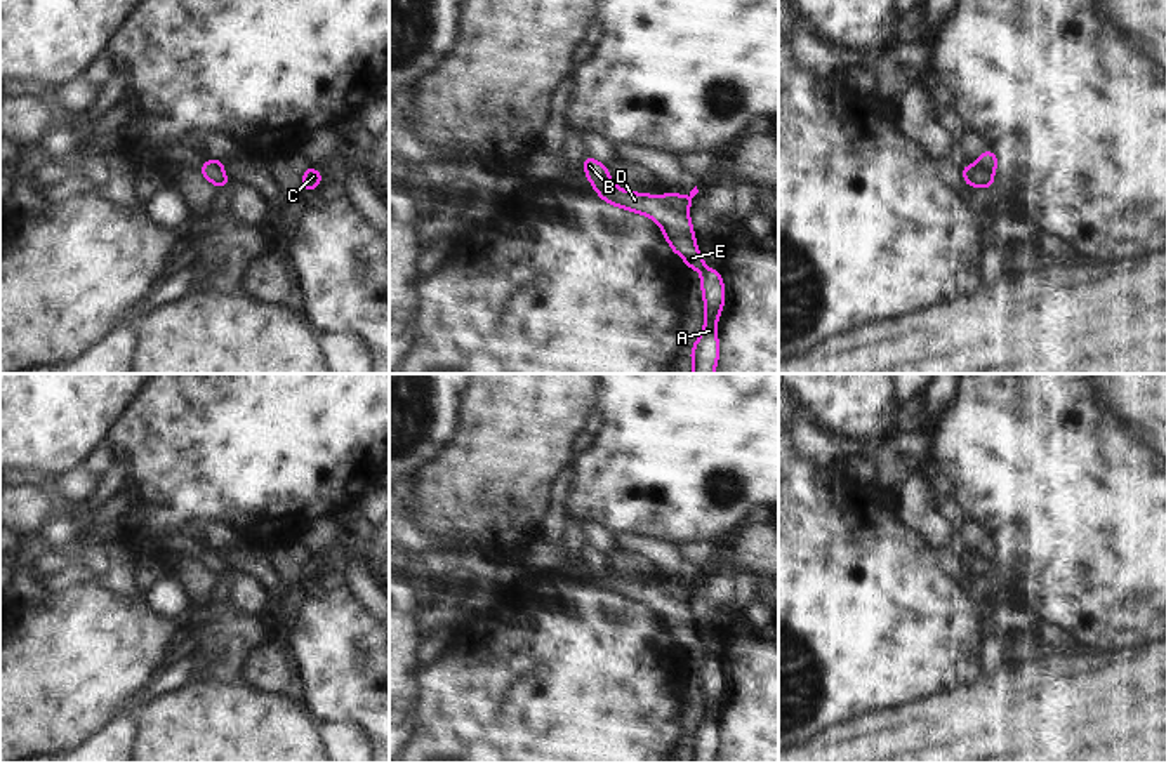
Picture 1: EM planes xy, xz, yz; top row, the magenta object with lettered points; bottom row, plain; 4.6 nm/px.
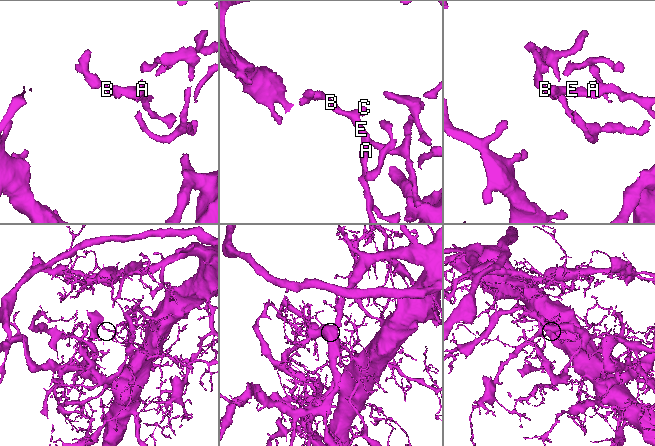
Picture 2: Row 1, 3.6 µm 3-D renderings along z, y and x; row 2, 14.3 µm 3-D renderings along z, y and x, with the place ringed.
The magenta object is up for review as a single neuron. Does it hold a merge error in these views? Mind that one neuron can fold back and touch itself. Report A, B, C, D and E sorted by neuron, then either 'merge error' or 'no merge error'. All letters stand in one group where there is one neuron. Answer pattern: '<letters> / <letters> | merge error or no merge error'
A C D E / B | merge error

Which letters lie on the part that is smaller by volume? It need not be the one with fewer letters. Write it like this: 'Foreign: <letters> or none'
Foreign: B

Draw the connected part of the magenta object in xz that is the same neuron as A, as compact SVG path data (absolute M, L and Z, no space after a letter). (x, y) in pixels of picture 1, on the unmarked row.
M610 570L606 575L598 577L596 582L610 594L653 608L660 615L672 641L685 648L688 660L699 659L702 662L700 678L706 713L690 739L690 747L693 751L692 763L714 763L721 740L716 709L721 707L721 699L725 695L725 671L718 659L709 659L706 655L695 633L695 619L690 614L690 593L699 582L697 575L688 586L679 582L645 584L624 581Z

